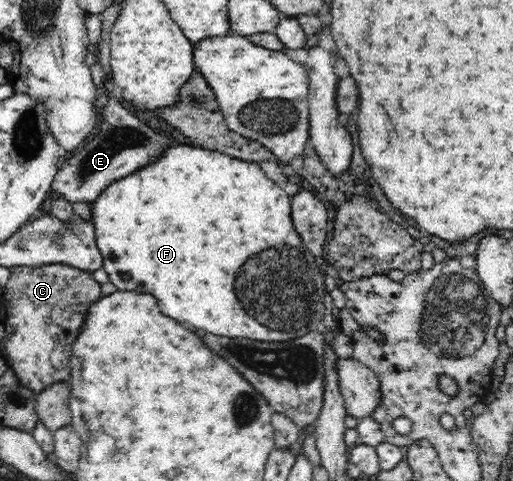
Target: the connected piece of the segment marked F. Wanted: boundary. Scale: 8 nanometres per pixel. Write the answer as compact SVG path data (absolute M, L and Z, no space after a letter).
M171 141L159 156L155 156L142 167L136 168L131 174L123 175L123 178L108 184L89 206L96 245L102 254L102 269L108 274L108 281L117 287L117 291L151 293L159 301L159 306L165 310L167 316L177 318L179 322L187 322L197 330L205 330L215 336L245 337L267 342L298 339L305 333L322 330L326 295L331 296L334 306L339 310L346 308L347 297L340 288L335 287L329 293L326 291L326 275L315 263L315 255L305 246L304 240L292 223L290 197L285 193L285 189L283 190L279 184L263 173L259 163L239 160L193 144Z

